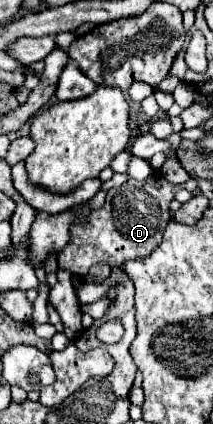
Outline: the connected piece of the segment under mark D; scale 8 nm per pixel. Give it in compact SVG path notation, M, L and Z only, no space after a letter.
M152 171L152 175L144 181L128 179L122 187L114 187L106 193L106 203L102 209L88 215L86 221L70 227L70 241L58 255L58 267L70 271L72 275L86 277L88 269L98 263L106 263L110 267L120 265L128 259L148 257L162 241L162 233L172 217L170 203L178 187L196 191L196 179L188 179L182 185L172 185L160 171Z

